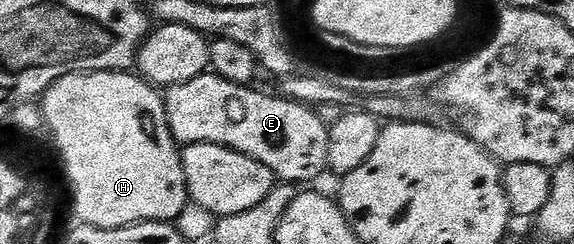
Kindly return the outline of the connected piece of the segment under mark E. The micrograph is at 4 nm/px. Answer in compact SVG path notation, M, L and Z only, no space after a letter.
M205 72L186 84L167 87L163 95L168 127L172 137L181 147L194 144L218 144L239 154L250 156L266 168L270 168L281 183L312 182L320 173L328 170L328 127L313 107L275 93L263 94L252 86L239 86L230 80L222 80L217 74Z

